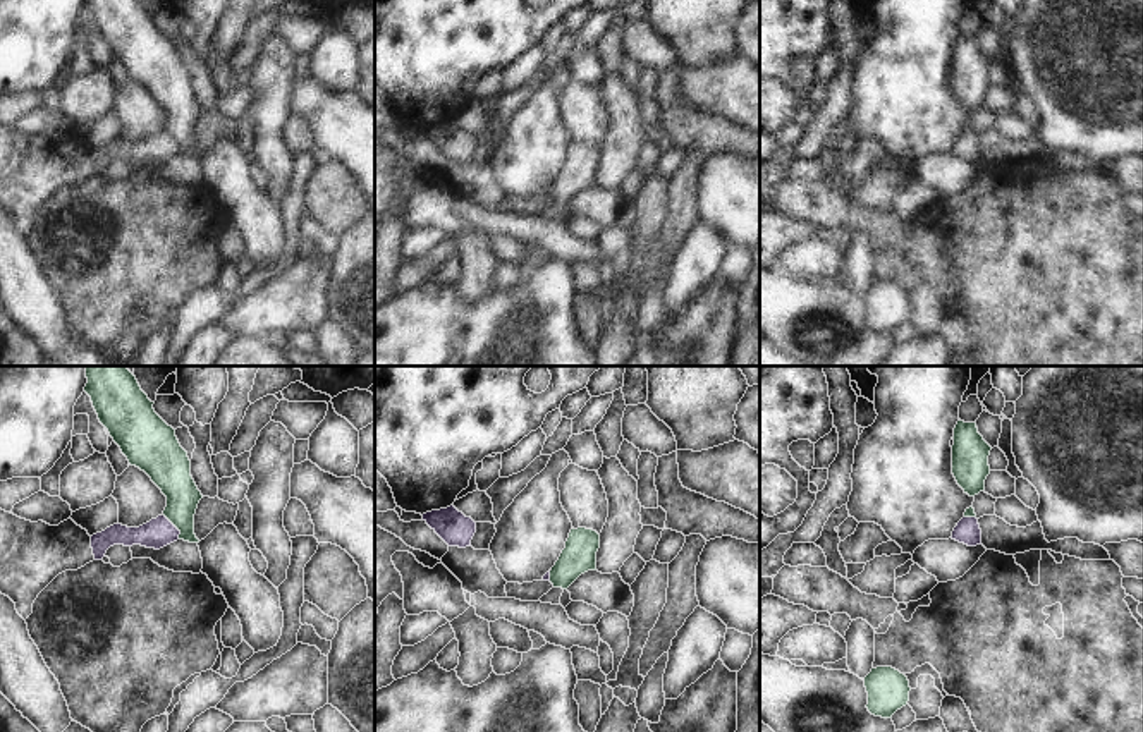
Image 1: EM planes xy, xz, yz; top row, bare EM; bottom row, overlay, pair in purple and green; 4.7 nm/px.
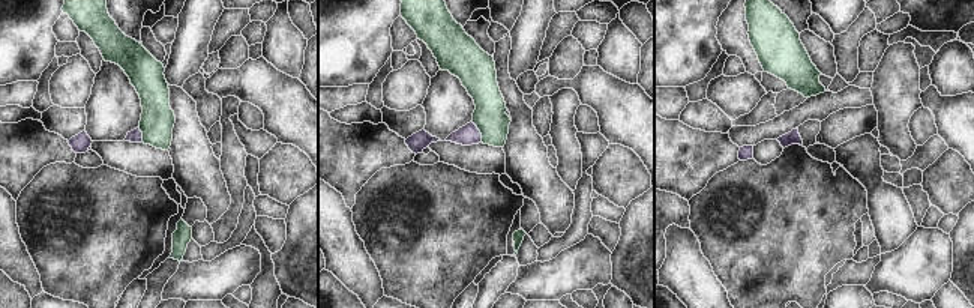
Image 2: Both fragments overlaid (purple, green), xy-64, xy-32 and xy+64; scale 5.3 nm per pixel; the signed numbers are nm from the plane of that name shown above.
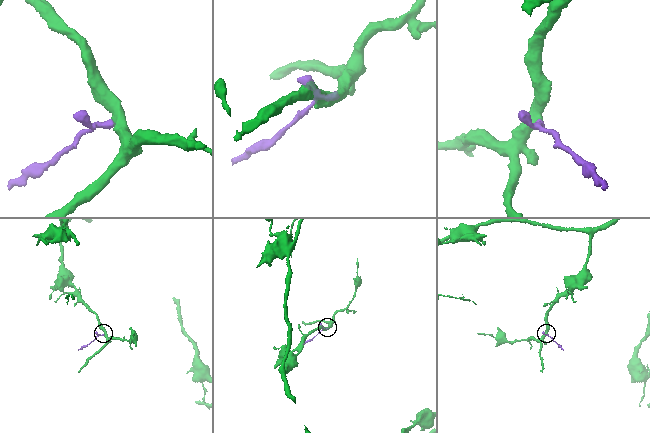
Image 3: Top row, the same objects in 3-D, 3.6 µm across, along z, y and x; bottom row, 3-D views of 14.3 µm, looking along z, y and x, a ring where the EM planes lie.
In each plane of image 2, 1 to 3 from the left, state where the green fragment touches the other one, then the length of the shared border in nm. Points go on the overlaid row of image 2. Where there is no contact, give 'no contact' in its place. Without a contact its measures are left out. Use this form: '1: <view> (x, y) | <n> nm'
1: xy-64 (141, 134) | 80 nm
2: xy-32 (479, 132) | 120 nm
3: no contact

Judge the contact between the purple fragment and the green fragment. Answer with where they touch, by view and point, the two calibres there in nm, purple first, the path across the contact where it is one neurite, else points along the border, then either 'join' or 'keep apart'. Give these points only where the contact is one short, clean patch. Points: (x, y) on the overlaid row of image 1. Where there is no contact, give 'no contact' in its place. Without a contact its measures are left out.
xy (174, 526) | 140/180 nm | along xy (164, 514), (179, 531), (179, 538) | keep apart

